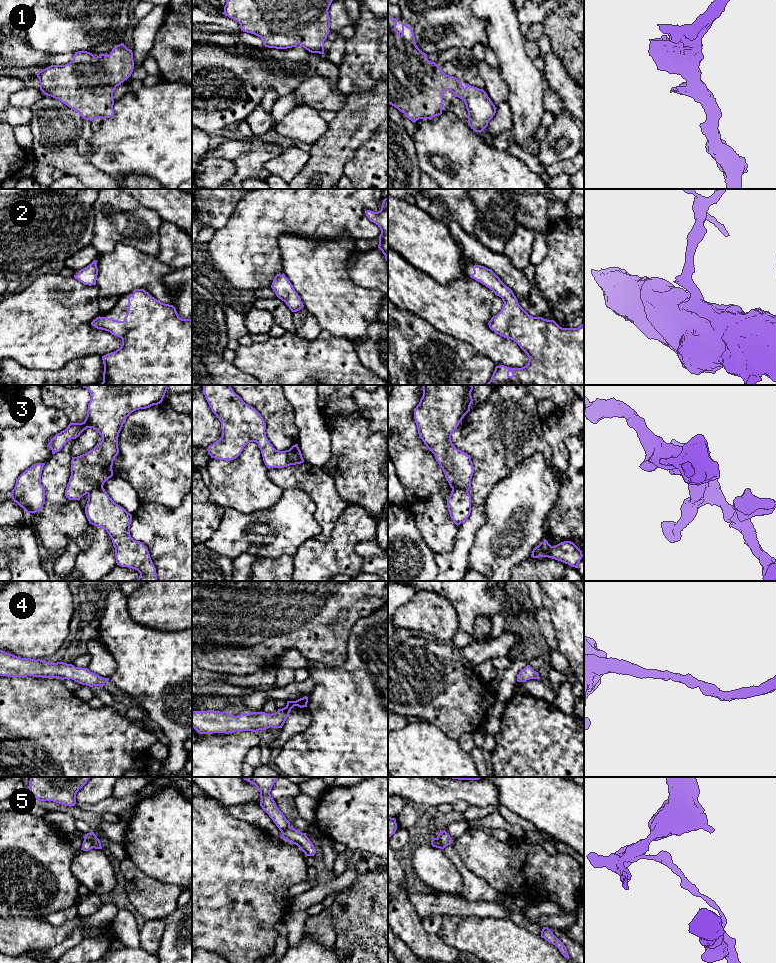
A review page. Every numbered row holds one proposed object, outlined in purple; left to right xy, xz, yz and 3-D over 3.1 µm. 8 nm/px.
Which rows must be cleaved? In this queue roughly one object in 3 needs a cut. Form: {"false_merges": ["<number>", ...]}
{"false_merges": ["3", "5"]}

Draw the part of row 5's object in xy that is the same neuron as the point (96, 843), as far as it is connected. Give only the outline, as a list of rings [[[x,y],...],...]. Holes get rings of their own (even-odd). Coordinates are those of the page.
[[[91,831],[90,833],[85,834],[84,838],[89,840],[92,843],[93,848],[102,849],[101,842],[97,838],[97,836],[94,834],[93,831]]]

